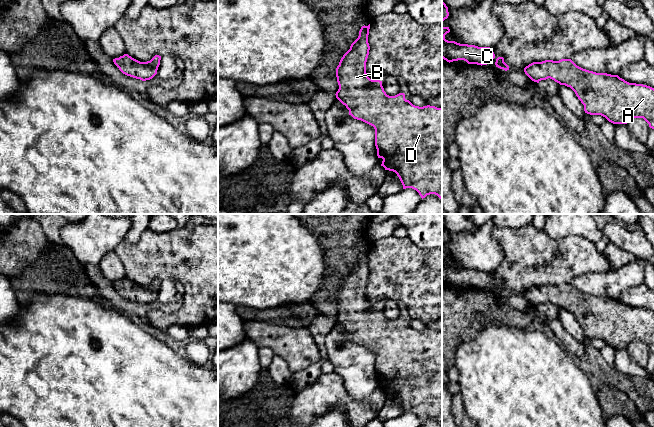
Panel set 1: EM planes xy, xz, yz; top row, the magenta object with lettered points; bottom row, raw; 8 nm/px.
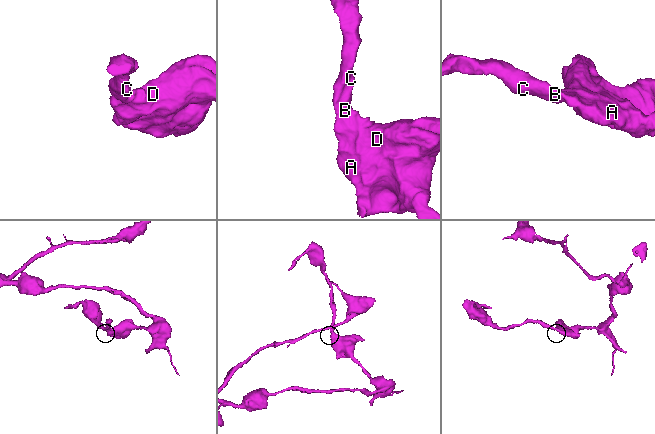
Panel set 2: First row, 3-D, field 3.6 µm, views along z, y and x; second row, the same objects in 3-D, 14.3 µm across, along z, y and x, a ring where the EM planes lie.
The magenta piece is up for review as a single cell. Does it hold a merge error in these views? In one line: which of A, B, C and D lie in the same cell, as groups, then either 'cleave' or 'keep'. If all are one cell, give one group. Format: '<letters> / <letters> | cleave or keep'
A B C D | keep

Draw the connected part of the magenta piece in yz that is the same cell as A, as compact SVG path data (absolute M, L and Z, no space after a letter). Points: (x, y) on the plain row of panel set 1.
M571 283L533 286L524 292L534 306L548 302L570 311L590 339L601 339L613 348L643 342L654 353L654 312L629 307L618 299L596 297L577 290Z

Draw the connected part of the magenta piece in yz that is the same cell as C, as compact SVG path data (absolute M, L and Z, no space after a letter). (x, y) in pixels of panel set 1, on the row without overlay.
M442 251L442 282L447 286L464 284L468 288L482 290L489 288L495 282L490 271L478 271L446 264L445 259L449 256L449 251Z

